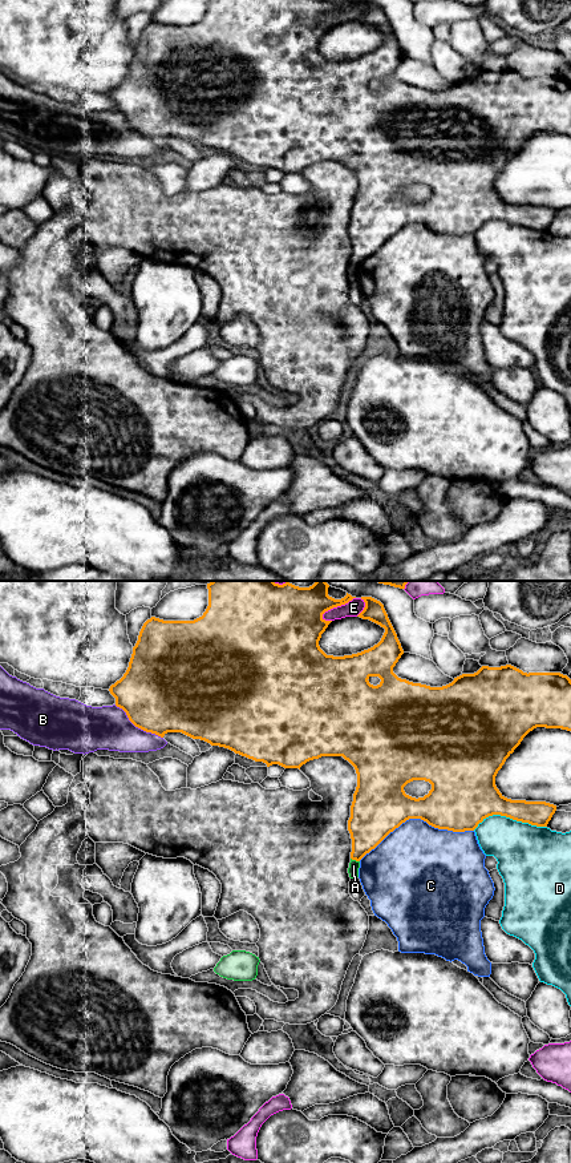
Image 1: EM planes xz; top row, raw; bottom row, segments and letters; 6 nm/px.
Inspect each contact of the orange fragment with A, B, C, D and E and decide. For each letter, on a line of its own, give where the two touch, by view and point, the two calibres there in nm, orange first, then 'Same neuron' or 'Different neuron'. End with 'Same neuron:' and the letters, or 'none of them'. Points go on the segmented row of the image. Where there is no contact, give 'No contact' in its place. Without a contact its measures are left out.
A: Touches orange at xz (355, 859). Thickness 260 nm (orange) against 60 nm. Different neuron
B: Touches orange at xz (137, 726). Thickness 480 nm (orange) against 260 nm. Different neuron
C: Touches orange at xz (416, 818). Thickness 340 nm (orange) against 440 nm. Different neuron
D: Touches orange at xz (509, 816). Thickness 300 nm (orange) against 360 nm. Different neuron
E: Touches orange at xz (336, 606). Thickness 320 nm (orange) against 100 nm. Different neuron
Same neuron: none of them

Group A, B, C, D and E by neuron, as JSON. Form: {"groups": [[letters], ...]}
{"groups": [["A"], ["B"], ["C"], ["D"], ["E"]]}

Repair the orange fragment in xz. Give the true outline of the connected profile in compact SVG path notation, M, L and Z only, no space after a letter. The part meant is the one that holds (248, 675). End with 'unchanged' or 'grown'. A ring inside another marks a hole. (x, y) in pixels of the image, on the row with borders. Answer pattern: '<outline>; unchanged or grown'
M211 581L207 583L208 606L202 617L194 621L163 621L155 617L147 619L133 647L129 667L123 677L110 686L109 691L116 698L116 706L122 708L129 720L138 728L163 738L167 732L182 732L193 739L201 739L211 746L219 746L234 751L255 762L263 762L267 767L279 764L284 768L299 768L309 760L321 756L343 756L356 770L357 787L351 805L348 831L352 839L351 859L360 861L367 853L374 849L390 832L409 819L421 819L438 829L453 832L474 831L479 823L493 815L501 815L517 821L529 823L536 827L547 827L556 805L546 801L511 800L505 797L495 786L495 776L506 759L521 744L523 738L536 727L562 728L571 731L571 679L560 673L523 673L522 670L506 665L501 667L482 666L474 674L462 674L446 686L430 687L398 678L393 667L404 654L397 634L388 618L384 605L372 598L361 597L365 602L364 610L357 615L369 619L385 629L381 641L373 647L357 654L333 657L327 655L319 646L321 634L332 621L325 621L323 614L333 607L348 603L356 597L347 595L335 599L328 595L329 585L325 581L316 581L309 587L299 587L289 582L283 585L274 581ZM413 780L425 780L432 784L432 790L424 797L412 797L405 793L404 787Z; unchanged

